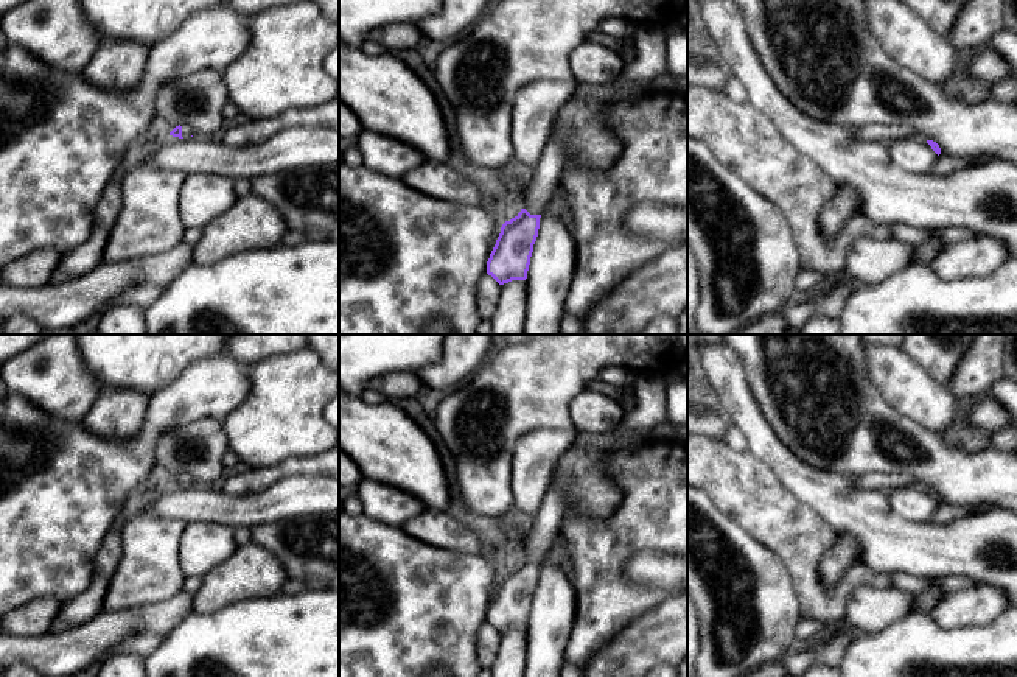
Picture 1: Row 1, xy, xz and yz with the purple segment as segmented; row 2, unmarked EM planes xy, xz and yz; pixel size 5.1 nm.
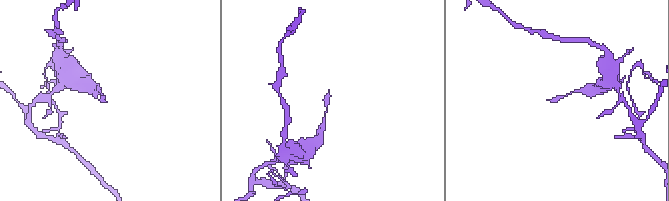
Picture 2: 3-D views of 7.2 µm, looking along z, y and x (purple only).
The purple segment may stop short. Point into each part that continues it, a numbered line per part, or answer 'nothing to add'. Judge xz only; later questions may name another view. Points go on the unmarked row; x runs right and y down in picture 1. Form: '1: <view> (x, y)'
1: xz (546, 525)

